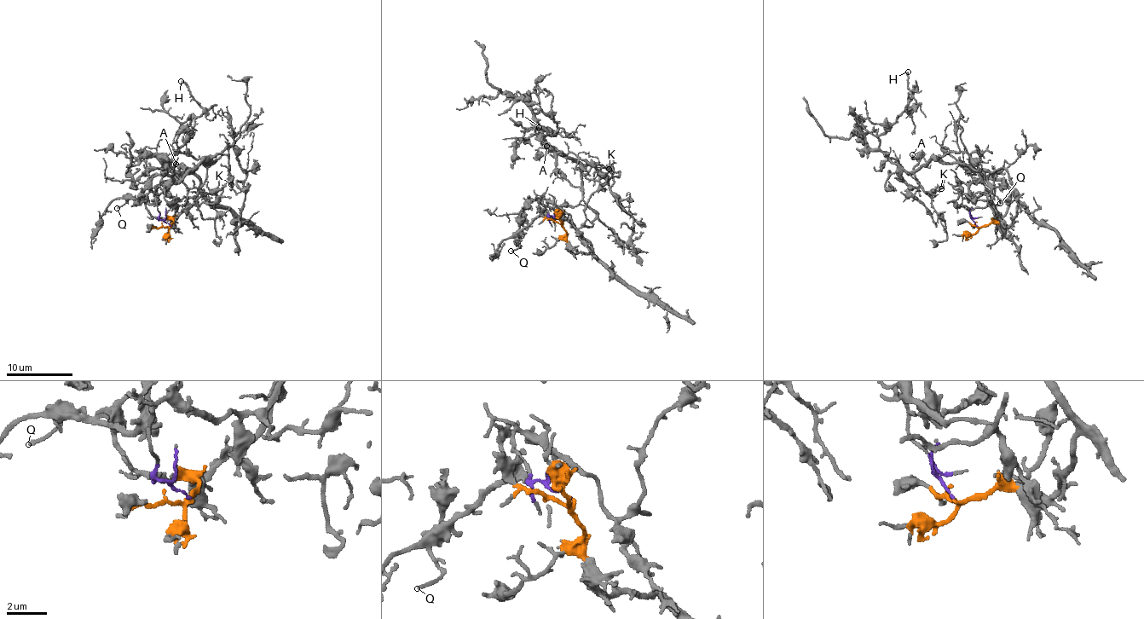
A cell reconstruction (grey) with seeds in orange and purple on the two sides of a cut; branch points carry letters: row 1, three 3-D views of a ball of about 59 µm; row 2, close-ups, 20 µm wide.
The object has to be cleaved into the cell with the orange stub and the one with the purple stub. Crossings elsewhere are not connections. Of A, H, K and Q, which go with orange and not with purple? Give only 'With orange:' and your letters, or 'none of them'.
With orange: Q

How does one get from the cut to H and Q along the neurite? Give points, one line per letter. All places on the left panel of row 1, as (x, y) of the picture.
H: (171, 225), (157, 199), (194, 196), (213, 163), (176, 182), (167, 173), (203, 109), (182, 80)
Q: (171, 227), (172, 217), (192, 204), (199, 180), (193, 173), (165, 180), (150, 203), (125, 198), (117, 208)

